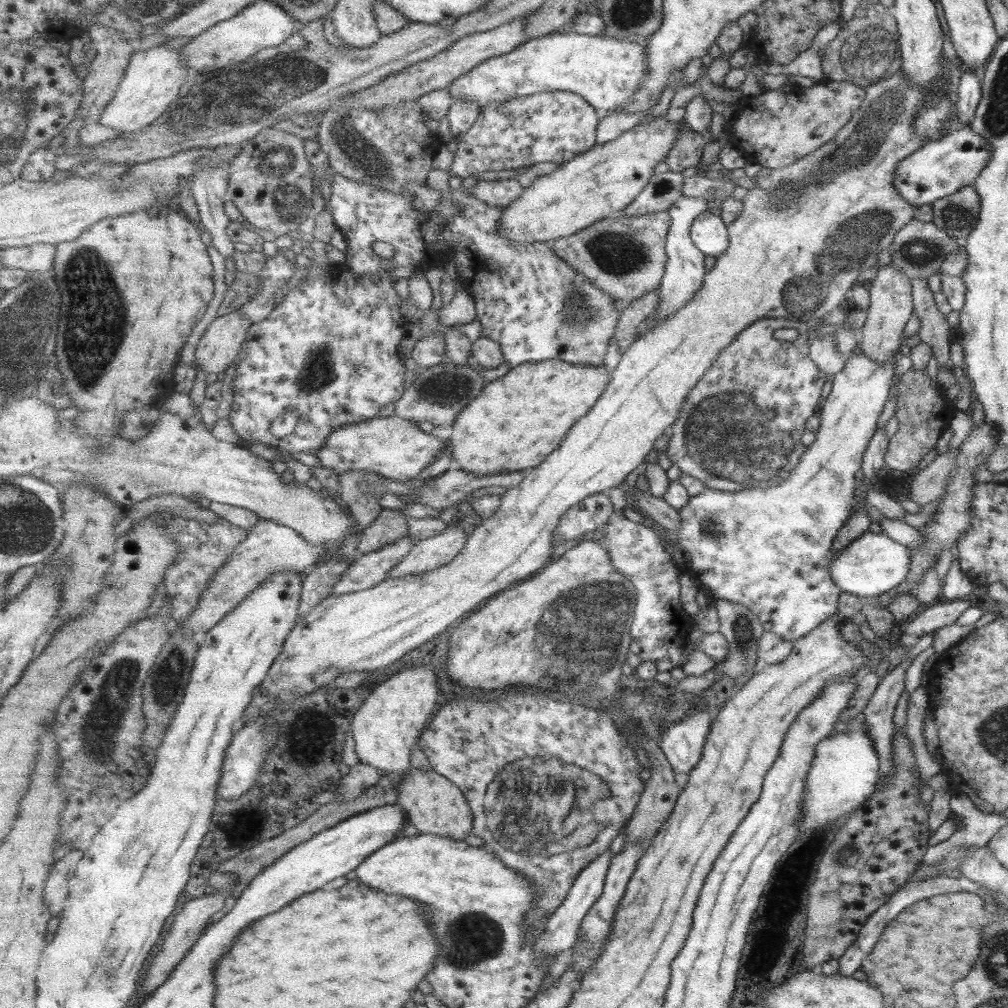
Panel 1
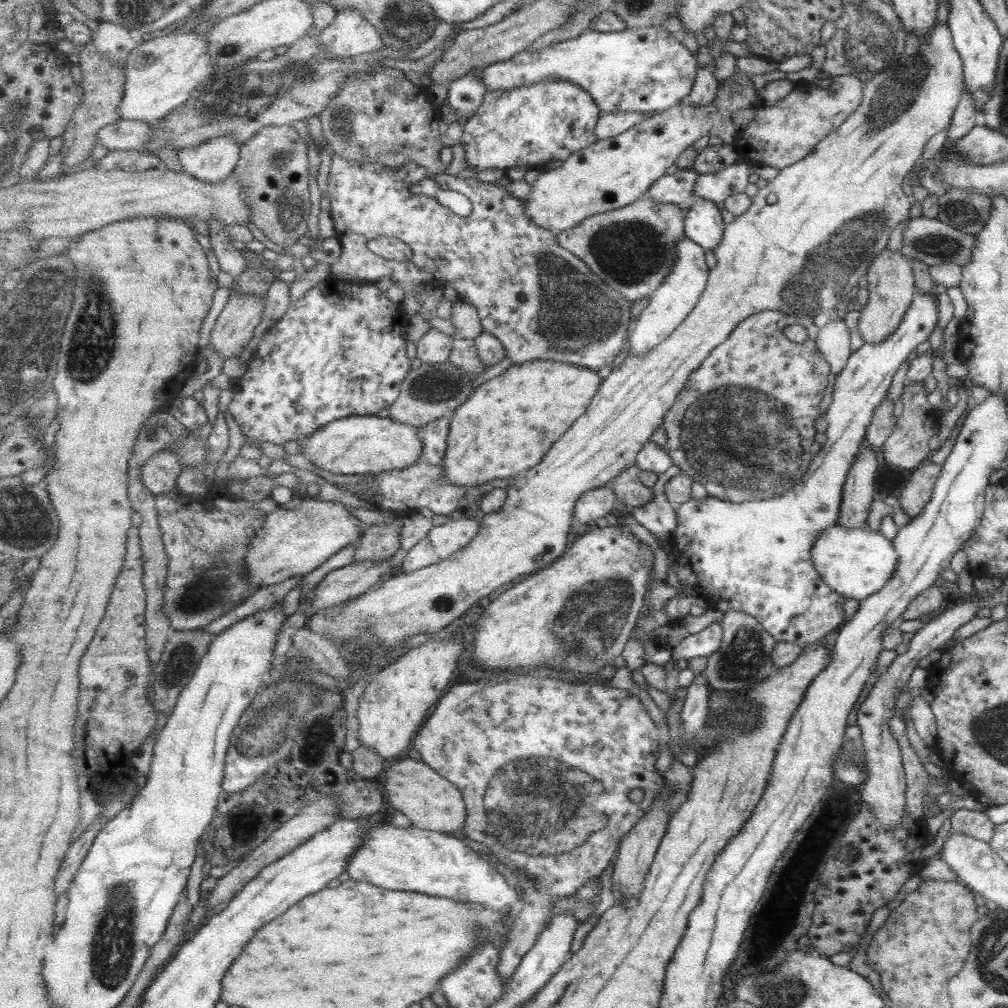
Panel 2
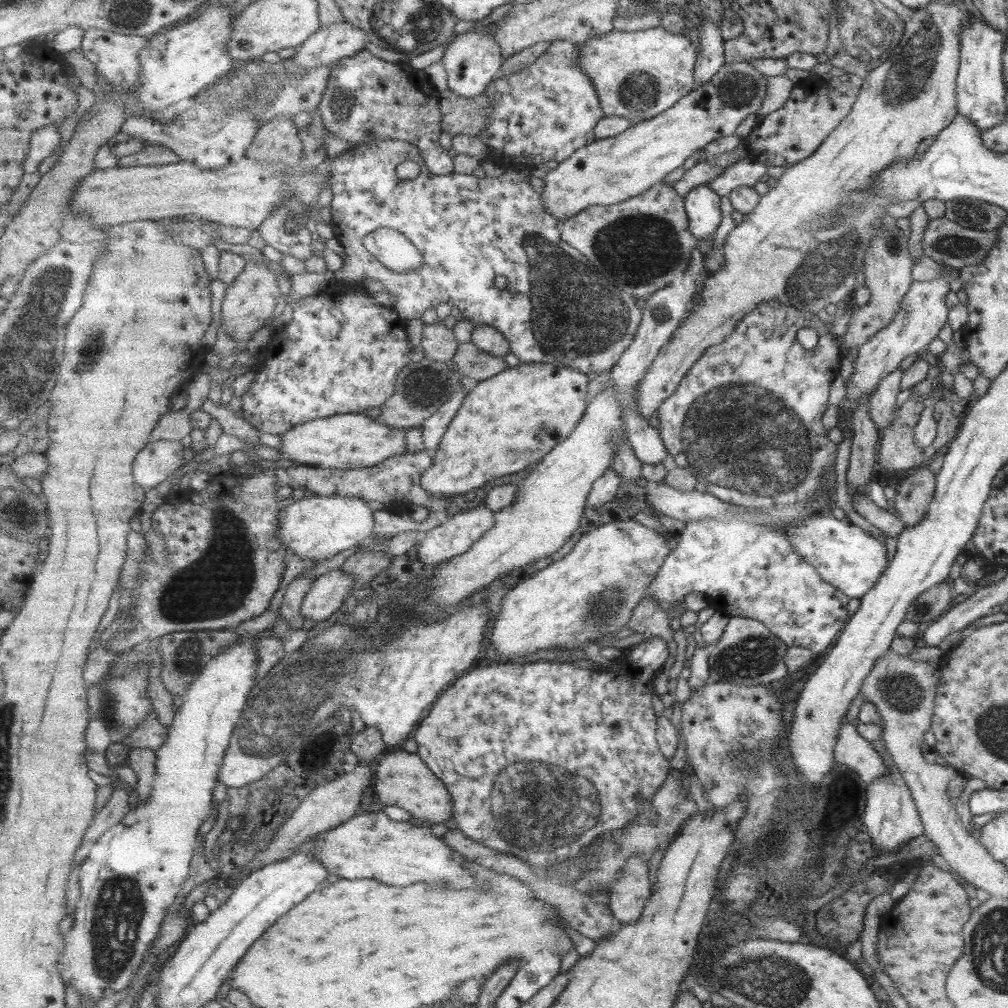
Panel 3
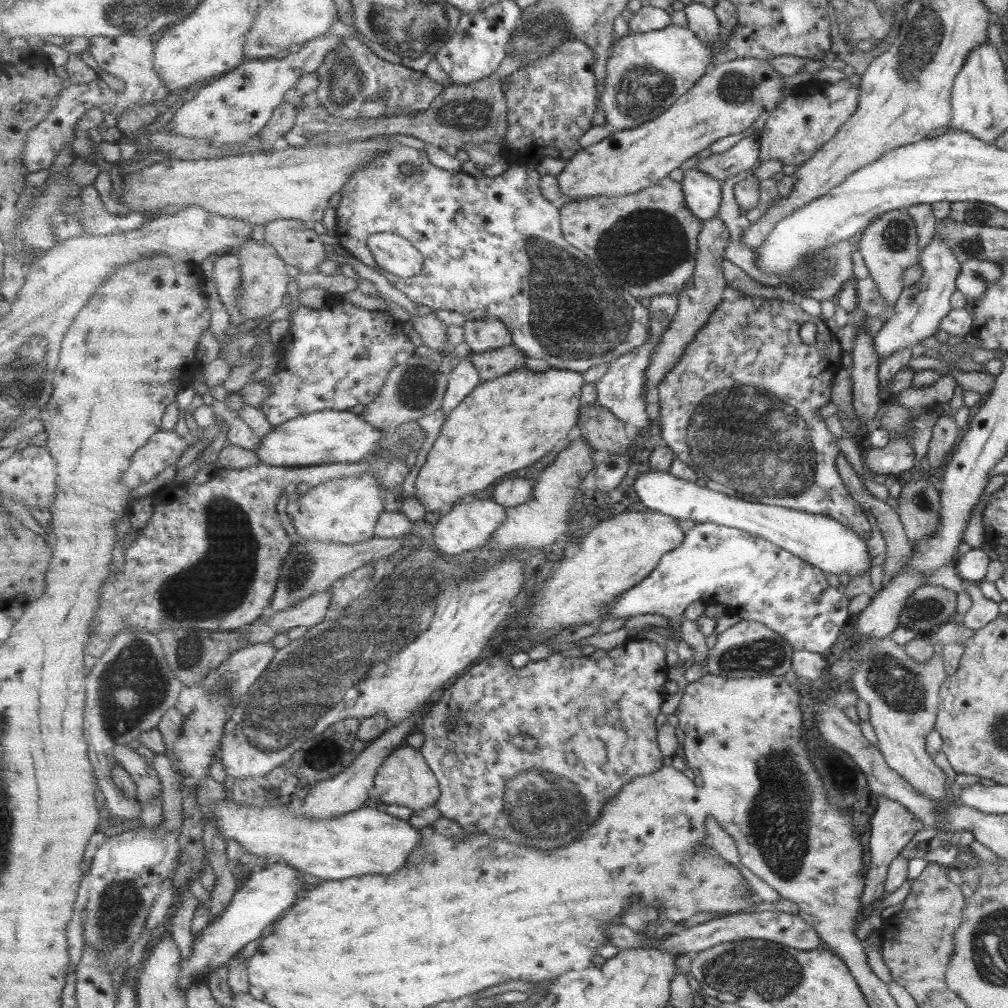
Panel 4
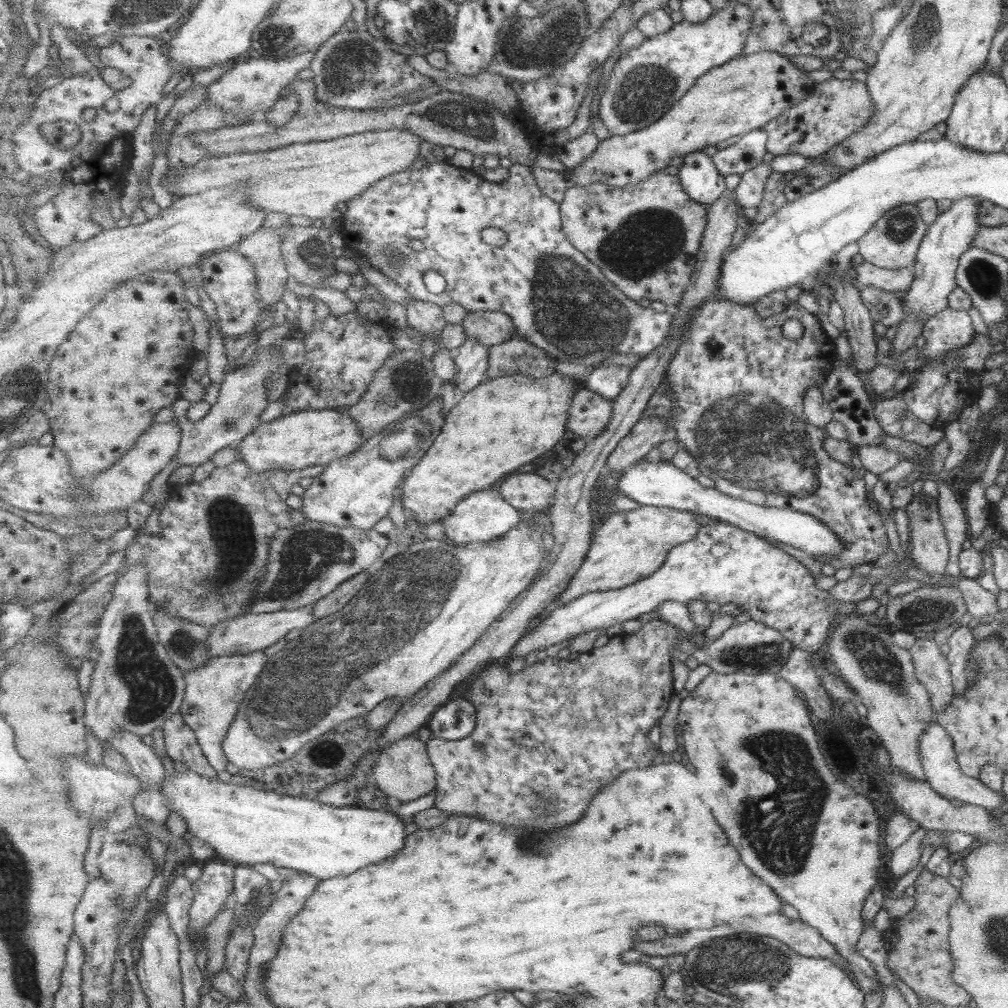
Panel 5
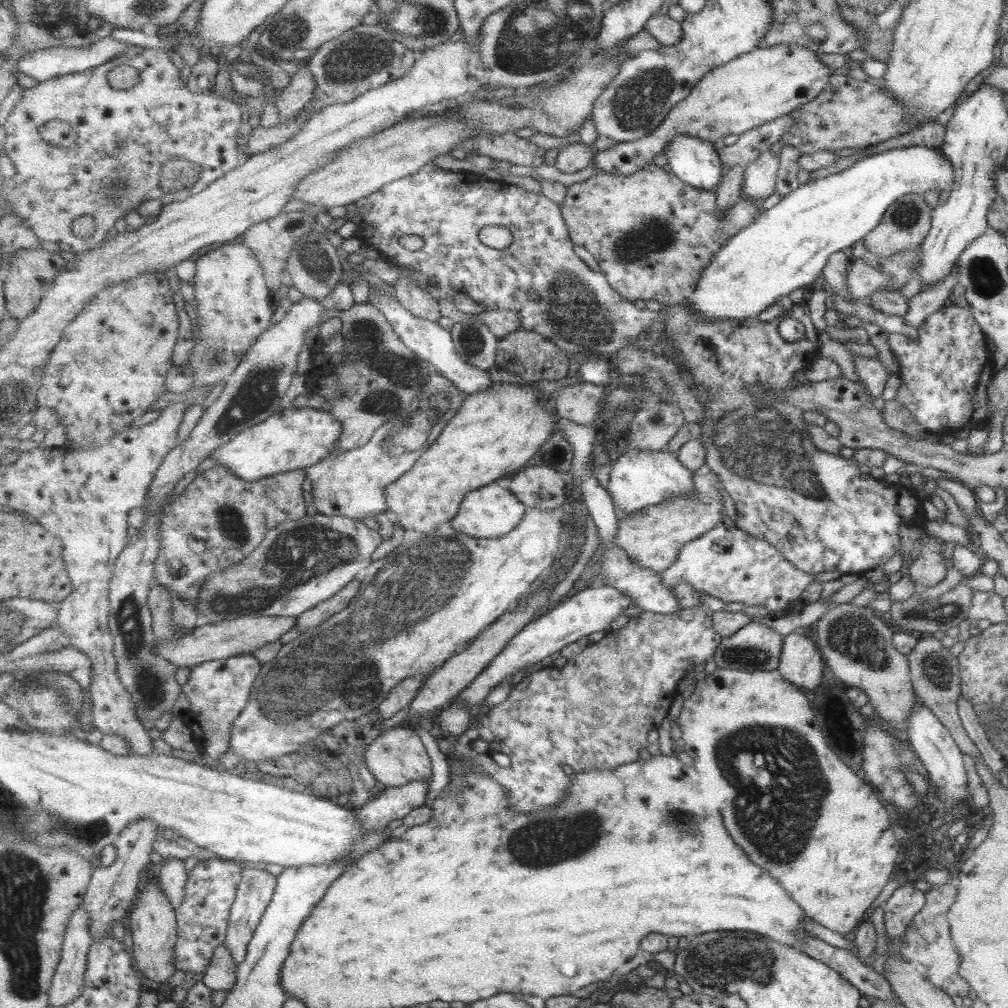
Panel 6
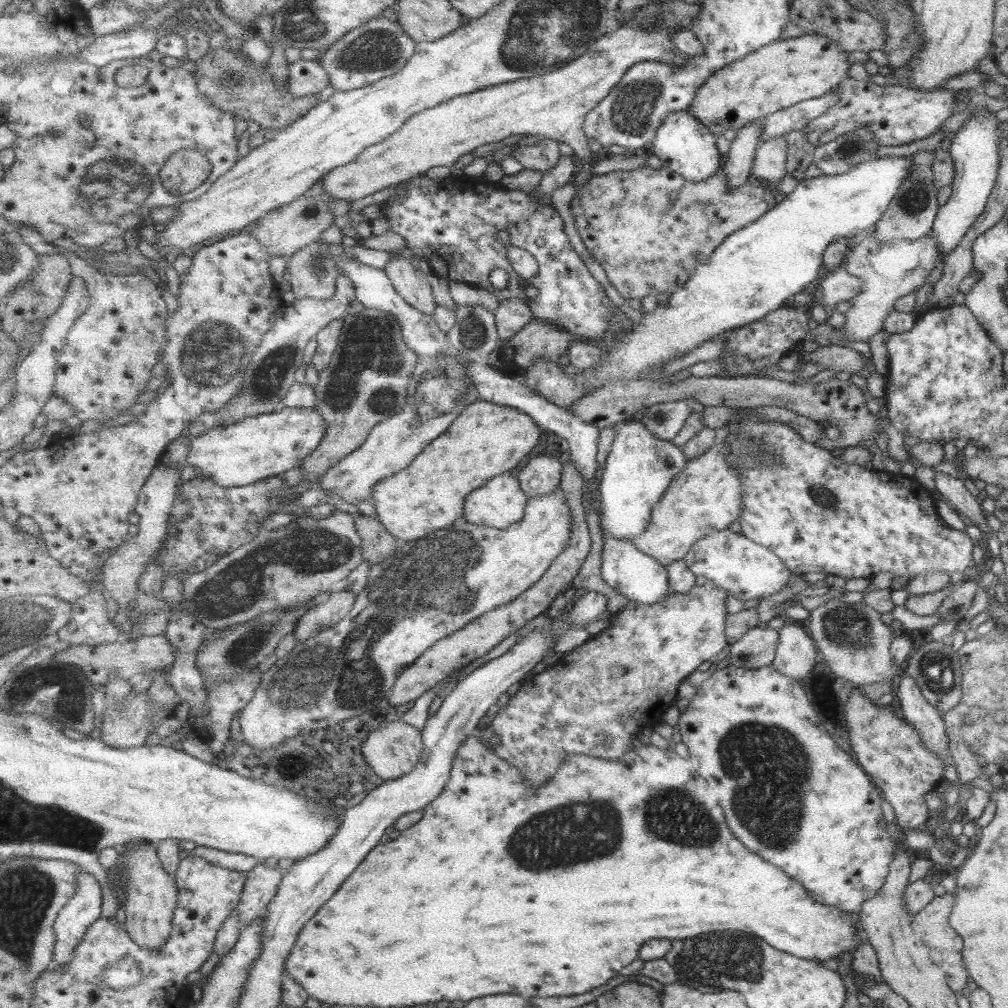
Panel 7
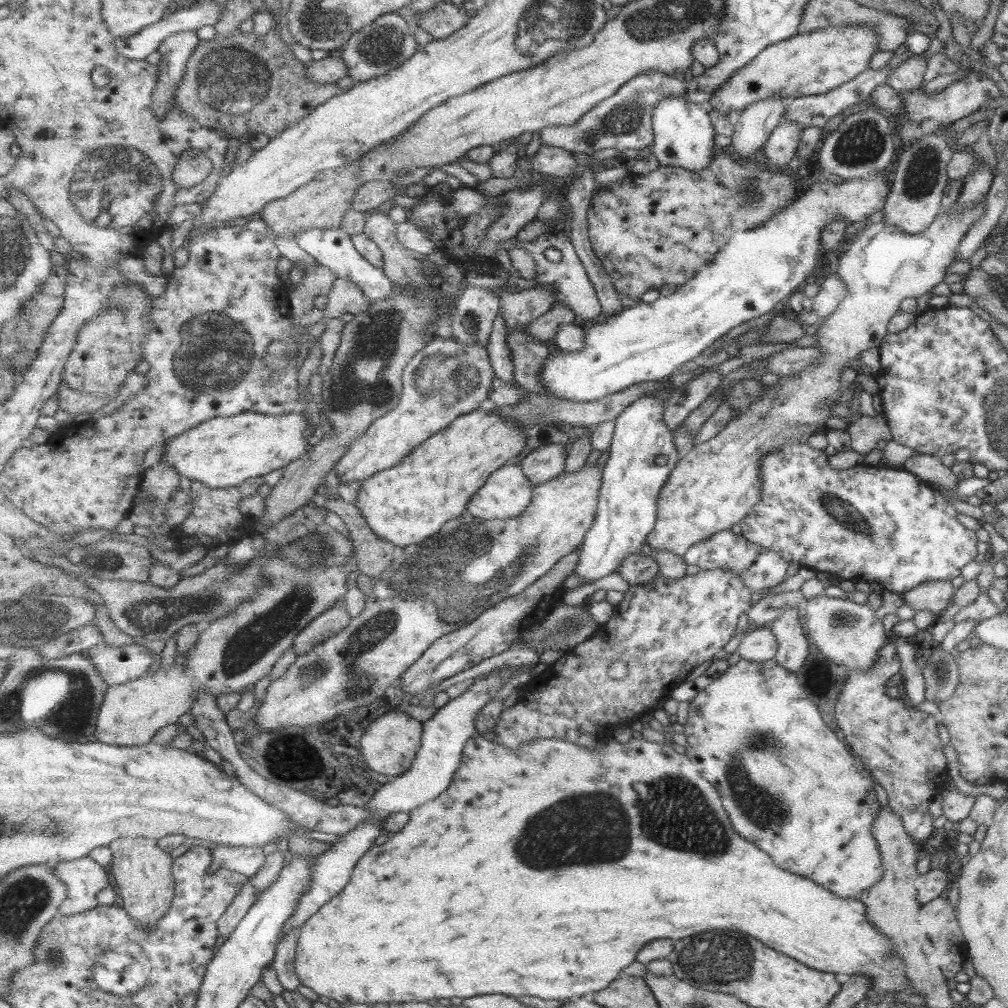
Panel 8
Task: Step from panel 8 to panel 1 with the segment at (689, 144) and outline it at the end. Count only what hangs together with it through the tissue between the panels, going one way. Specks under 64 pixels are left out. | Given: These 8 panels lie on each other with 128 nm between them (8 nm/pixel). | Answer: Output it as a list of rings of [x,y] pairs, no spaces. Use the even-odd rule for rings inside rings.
[[[710,210],[702,212],[694,219],[692,238],[694,239],[694,245],[705,256],[717,257],[725,254],[729,248],[729,232],[726,232],[726,223],[720,216],[716,216]]]

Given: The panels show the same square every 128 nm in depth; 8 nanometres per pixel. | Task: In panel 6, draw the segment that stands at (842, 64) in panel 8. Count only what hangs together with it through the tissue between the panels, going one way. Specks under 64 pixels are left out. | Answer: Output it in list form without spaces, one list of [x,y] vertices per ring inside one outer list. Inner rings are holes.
[[[784,43],[757,47],[746,55],[713,68],[700,80],[686,100],[670,112],[665,124],[655,133],[634,142],[620,142],[595,156],[594,167],[615,175],[634,175],[670,150],[678,135],[694,135],[702,140],[722,141],[728,135],[740,135],[814,100],[832,76],[825,57],[806,45]]]

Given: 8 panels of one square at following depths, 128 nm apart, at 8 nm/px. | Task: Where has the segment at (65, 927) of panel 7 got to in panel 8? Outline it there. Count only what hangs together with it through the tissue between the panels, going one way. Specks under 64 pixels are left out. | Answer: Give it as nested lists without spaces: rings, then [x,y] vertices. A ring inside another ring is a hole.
[[[91,856],[62,861],[53,870],[70,890],[61,915],[76,915],[96,909],[98,894],[110,885],[115,886],[110,872]]]

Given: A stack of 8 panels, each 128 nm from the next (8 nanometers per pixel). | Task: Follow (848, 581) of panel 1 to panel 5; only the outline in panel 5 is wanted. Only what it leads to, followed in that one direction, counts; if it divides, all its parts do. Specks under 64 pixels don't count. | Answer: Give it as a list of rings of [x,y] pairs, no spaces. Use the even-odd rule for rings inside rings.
[[[651,457],[646,459],[638,463],[636,467],[630,467],[623,472],[619,481],[619,490],[642,506],[674,507],[674,510],[692,511],[700,516],[702,514],[712,516],[714,520],[720,520],[758,535],[761,541],[762,538],[775,539],[800,548],[812,556],[828,555],[828,558],[833,558],[842,549],[842,542],[838,540],[838,536],[814,516],[802,514],[790,508],[770,508],[752,504],[750,501],[738,500],[737,497],[728,496],[714,487],[707,488],[700,485],[688,472],[674,465],[673,462],[657,463]]]

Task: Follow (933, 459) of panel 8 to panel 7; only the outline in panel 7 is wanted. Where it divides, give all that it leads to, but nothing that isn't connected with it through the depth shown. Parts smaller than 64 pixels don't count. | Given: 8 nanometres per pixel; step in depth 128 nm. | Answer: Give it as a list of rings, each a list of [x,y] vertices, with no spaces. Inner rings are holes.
[[[935,472],[935,474],[936,490],[950,502],[952,508],[958,513],[968,516],[972,524],[981,530],[983,537],[990,536],[992,528],[986,520],[983,508],[976,497],[964,487],[962,480],[952,478],[950,474],[941,474],[940,472]]]

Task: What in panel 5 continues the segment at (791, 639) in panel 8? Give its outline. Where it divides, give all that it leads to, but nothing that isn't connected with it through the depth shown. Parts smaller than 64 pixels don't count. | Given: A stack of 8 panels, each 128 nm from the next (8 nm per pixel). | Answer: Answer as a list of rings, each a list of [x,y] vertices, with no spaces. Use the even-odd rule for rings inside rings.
[[[793,646],[790,657],[778,674],[797,690],[804,698],[807,707],[812,708],[812,712],[824,720],[832,714],[830,712],[832,700],[826,696],[822,679],[816,675],[812,658],[817,655],[821,653],[813,653]]]

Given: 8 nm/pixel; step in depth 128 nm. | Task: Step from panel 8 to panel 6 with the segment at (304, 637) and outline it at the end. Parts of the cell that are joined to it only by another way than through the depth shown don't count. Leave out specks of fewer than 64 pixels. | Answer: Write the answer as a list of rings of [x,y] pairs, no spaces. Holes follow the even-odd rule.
[[[363,576],[354,580],[348,587],[343,588],[331,600],[326,600],[326,603],[318,605],[317,608],[302,613],[298,617],[298,627],[302,632],[324,624],[324,622],[330,620],[332,616],[349,608],[354,598],[356,598],[360,592],[362,577]]]

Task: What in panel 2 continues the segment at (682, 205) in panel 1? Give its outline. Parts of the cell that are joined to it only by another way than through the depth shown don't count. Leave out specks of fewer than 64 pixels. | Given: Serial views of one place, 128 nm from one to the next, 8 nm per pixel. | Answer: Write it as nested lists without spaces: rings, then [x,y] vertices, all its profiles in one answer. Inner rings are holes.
[[[684,236],[678,244],[678,264],[666,282],[647,300],[645,311],[634,325],[631,335],[632,357],[644,357],[664,343],[688,319],[698,302],[708,278],[708,265],[703,248],[692,238]]]

